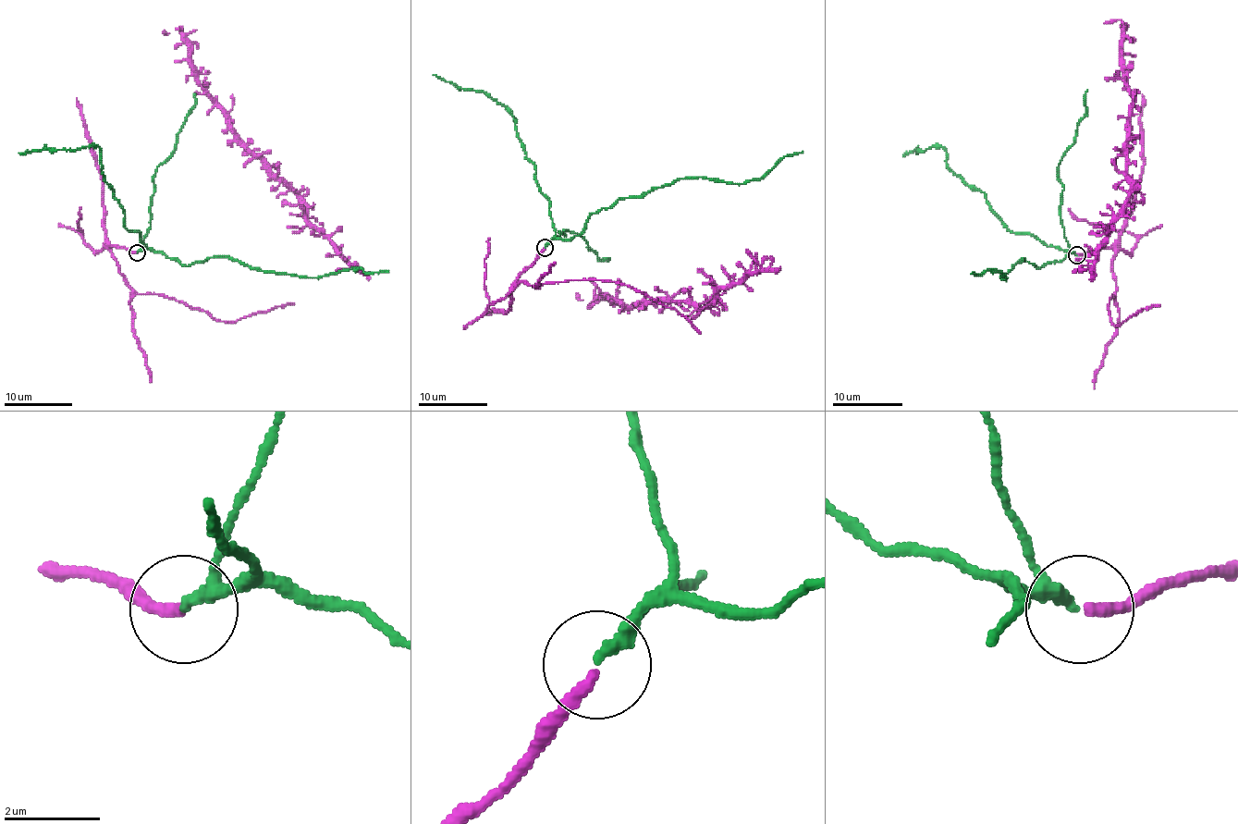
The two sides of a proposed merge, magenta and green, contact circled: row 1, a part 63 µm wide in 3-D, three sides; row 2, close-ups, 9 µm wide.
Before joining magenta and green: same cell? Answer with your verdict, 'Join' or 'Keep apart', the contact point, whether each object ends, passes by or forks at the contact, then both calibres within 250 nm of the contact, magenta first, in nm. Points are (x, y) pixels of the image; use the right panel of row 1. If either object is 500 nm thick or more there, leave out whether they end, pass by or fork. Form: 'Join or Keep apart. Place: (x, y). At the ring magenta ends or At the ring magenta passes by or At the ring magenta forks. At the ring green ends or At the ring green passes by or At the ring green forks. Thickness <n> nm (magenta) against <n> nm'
Join. Place: (1076, 254). At the ring magenta ends. At the ring green ends. Thickness 240 nm (magenta) against 240 nm

